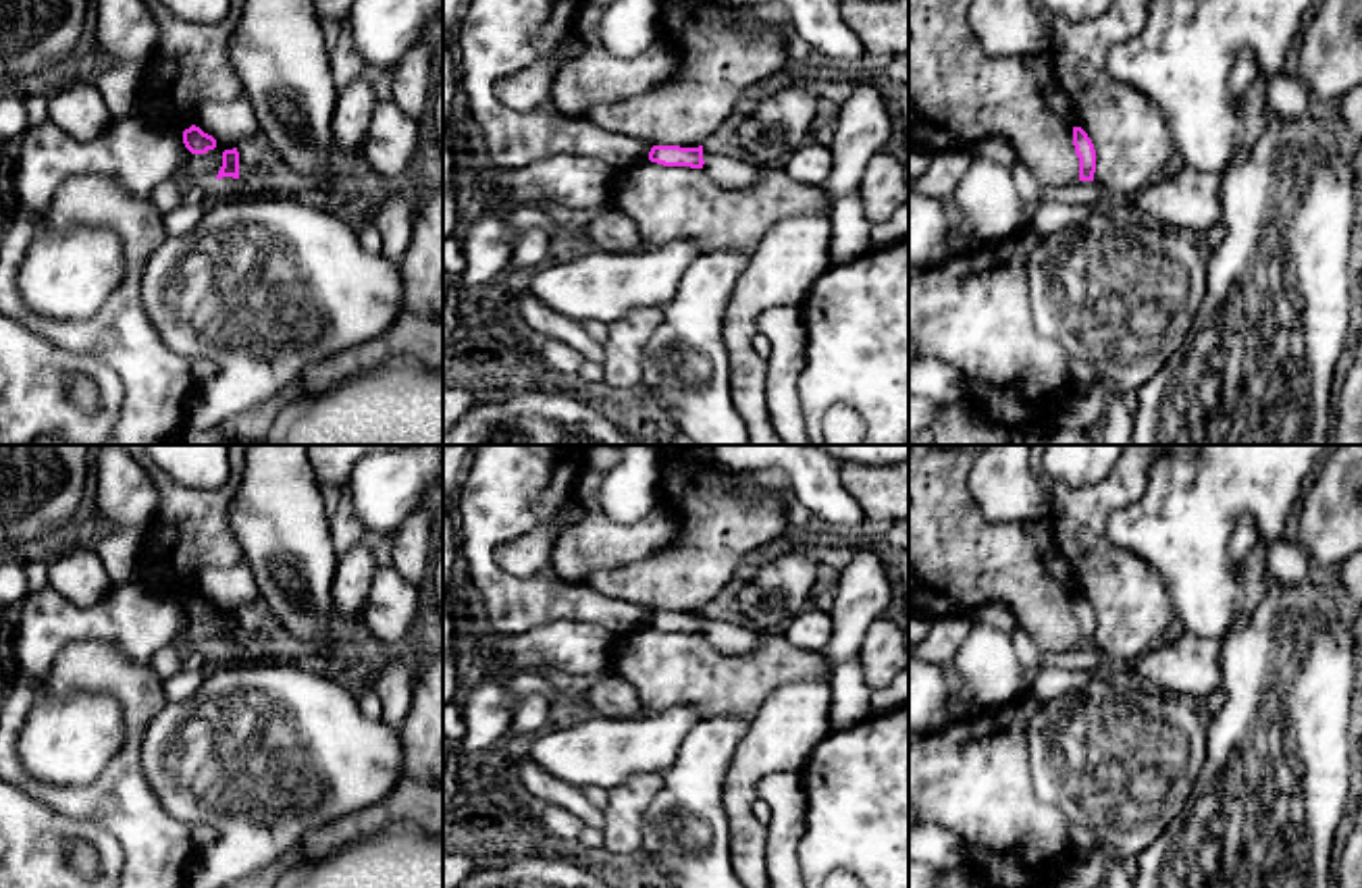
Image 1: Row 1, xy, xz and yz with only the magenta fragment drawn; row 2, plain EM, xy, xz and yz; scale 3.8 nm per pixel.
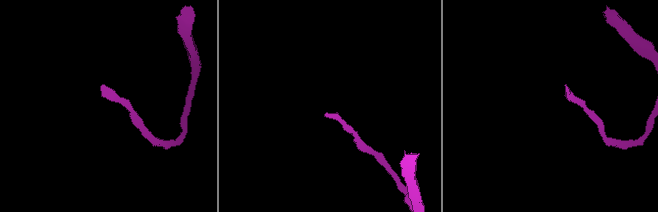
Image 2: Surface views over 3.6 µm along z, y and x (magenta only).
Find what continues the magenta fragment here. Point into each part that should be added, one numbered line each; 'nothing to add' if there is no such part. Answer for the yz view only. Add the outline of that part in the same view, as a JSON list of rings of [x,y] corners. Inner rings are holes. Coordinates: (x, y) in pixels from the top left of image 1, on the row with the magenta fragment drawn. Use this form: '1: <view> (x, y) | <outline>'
nothing to add

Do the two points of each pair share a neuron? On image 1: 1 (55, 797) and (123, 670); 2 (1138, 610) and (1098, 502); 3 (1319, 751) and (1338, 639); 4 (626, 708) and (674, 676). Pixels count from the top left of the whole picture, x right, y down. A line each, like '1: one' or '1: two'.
1: one
2: one
3: one
4: two

